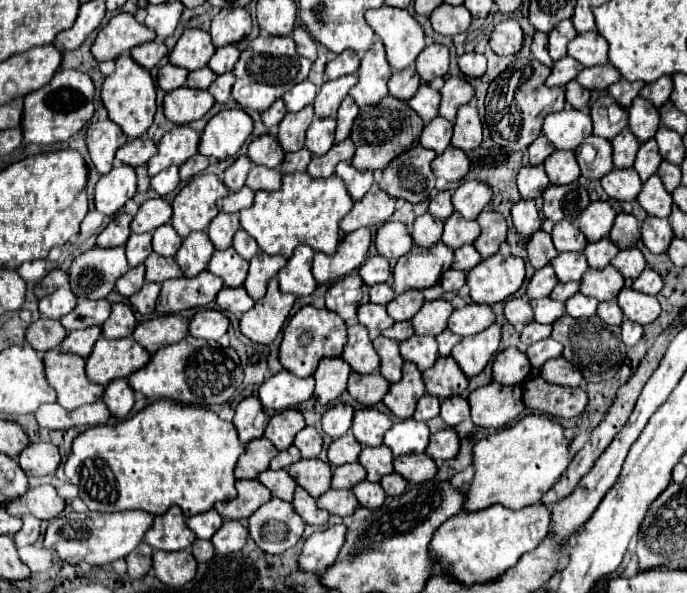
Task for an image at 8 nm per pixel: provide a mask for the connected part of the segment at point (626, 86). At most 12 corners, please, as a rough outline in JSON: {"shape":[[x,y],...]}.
{"shape":[[626,79],[608,87],[608,93],[622,105],[630,107],[644,83]]}

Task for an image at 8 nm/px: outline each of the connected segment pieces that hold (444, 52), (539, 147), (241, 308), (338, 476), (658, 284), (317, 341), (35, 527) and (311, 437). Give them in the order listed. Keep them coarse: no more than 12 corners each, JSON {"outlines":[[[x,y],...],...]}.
{"outlines":[[[444,45],[422,49],[416,69],[422,81],[444,77],[450,51]],[[538,135],[530,143],[530,165],[538,165],[550,153],[554,145],[546,135]],[[222,287],[216,303],[242,315],[254,305],[244,287]],[[360,463],[334,467],[332,489],[352,489],[366,479]],[[646,267],[634,279],[632,289],[656,295],[662,289],[662,277]],[[306,305],[288,321],[278,359],[310,377],[340,357],[346,323]],[[26,515],[14,535],[16,547],[32,545],[40,535],[40,521]],[[314,427],[296,433],[302,457],[318,457],[322,437]]]}

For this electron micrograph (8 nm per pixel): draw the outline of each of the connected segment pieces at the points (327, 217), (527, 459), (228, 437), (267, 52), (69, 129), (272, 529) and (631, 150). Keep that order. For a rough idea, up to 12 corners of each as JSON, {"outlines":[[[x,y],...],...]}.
{"outlines":[[[284,175],[240,225],[270,255],[334,255],[354,203],[340,177]],[[526,415],[474,445],[464,507],[534,505],[572,461],[564,427]],[[168,399],[82,431],[90,511],[234,499],[234,425]],[[292,37],[242,51],[232,97],[264,111],[308,77]],[[56,71],[24,97],[24,139],[70,139],[94,113],[86,73]],[[274,497],[252,513],[248,531],[264,553],[298,543],[304,521]],[[628,127],[612,139],[614,167],[632,167],[640,143]]]}

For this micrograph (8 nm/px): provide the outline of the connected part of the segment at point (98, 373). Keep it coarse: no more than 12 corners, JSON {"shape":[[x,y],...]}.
{"shape":[[100,337],[86,359],[98,385],[142,369],[150,353],[132,337]]}

